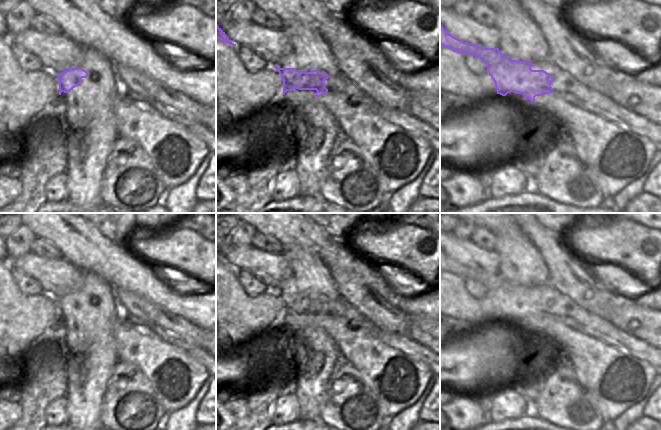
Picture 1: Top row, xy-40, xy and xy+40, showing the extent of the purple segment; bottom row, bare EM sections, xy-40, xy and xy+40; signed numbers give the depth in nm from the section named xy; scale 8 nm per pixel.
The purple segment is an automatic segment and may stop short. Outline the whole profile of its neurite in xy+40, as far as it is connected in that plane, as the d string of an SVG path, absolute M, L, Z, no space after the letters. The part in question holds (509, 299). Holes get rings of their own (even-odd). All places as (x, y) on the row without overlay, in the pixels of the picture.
M441 248L440 269L460 278L472 278L480 282L487 289L487 297L495 307L497 318L522 318L535 330L540 322L552 322L556 318L562 324L568 324L610 346L646 360L661 374L661 350L586 311L555 289L546 295L532 294L531 286L512 284L504 280L499 272L484 272L464 266L452 260Z

